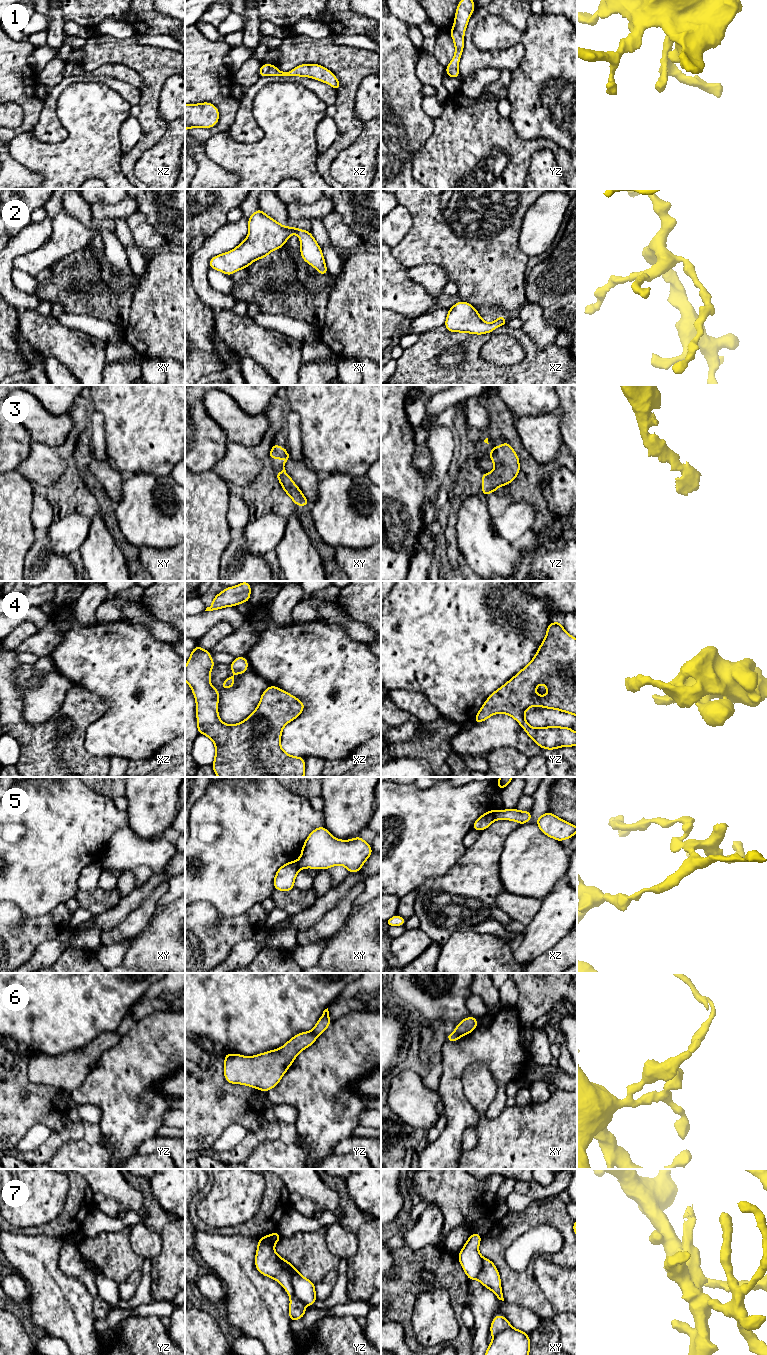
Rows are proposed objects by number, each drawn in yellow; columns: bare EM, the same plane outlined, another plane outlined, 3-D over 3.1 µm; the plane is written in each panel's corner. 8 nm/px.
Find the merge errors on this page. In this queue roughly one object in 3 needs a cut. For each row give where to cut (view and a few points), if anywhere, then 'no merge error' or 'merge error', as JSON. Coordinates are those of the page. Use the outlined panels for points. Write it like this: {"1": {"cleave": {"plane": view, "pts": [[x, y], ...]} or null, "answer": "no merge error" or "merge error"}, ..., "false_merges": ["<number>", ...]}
{"1": {"cleave": null, "answer": "no merge error"}, "2": {"cleave": null, "answer": "no merge error"}, "3": {"cleave": null, "answer": "no merge error"}, "4": {"cleave": null, "answer": "no merge error"}, "5": {"cleave": {"plane": "xz", "pts": [[496, 810], [494, 818]]}, "answer": "merge error"}, "6": {"cleave": {"plane": "yz", "pts": [[312, 1030], [318, 1035]]}, "answer": "merge error"}, "7": {"cleave": {"plane": "yz", "pts": [[276, 1254], [290, 1273], [295, 1295], [303, 1302]]}, "answer": "merge error"}, "false_merges": ["5", "6", "7"]}

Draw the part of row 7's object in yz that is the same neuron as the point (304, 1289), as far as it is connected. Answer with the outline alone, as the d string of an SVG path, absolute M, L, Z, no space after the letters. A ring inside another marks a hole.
M281 1256L279 1257L281 1258L282 1267L287 1269L291 1273L291 1282L298 1299L304 1304L308 1304L310 1306L314 1305L317 1301L315 1293L315 1283L303 1277L299 1273L299 1271L296 1272L294 1270L294 1266L290 1262L283 1259Z

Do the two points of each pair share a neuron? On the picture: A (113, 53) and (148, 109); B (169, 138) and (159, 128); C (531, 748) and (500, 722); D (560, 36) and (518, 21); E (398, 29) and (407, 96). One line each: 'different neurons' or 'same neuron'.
A: same neuron
B: different neurons
C: same neuron
D: different neurons
E: same neuron

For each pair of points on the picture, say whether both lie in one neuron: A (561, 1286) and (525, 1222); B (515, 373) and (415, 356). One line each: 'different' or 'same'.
A: different
B: same

